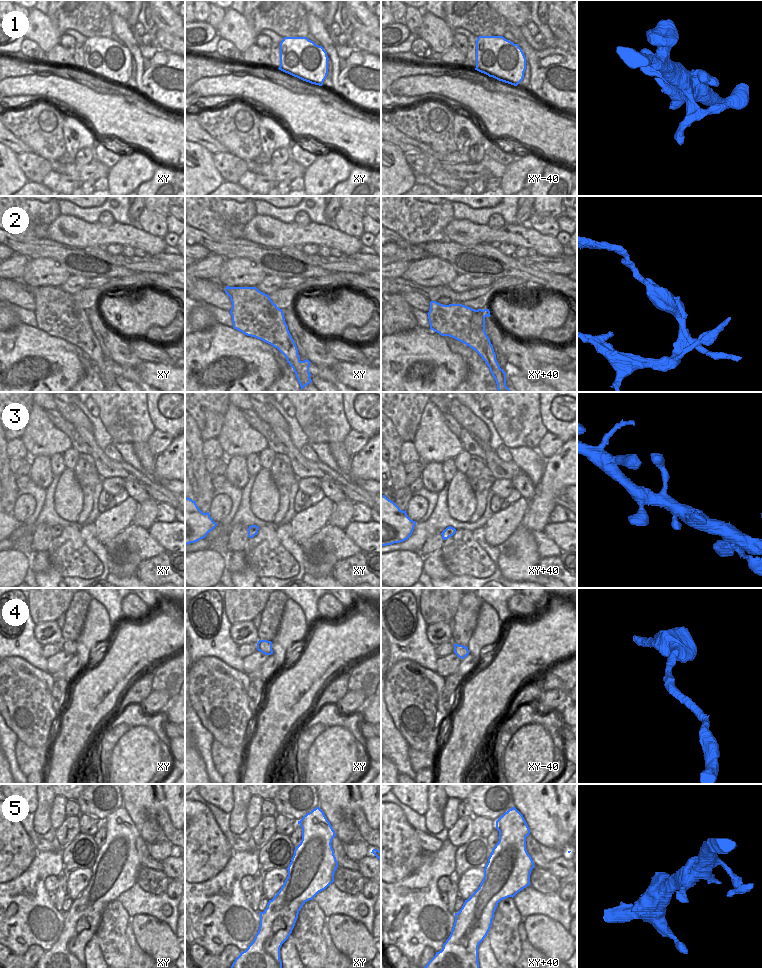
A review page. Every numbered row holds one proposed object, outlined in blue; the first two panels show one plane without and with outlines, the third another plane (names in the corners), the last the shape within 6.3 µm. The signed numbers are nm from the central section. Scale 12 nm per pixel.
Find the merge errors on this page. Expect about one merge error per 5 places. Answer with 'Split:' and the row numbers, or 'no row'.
Split: 2

